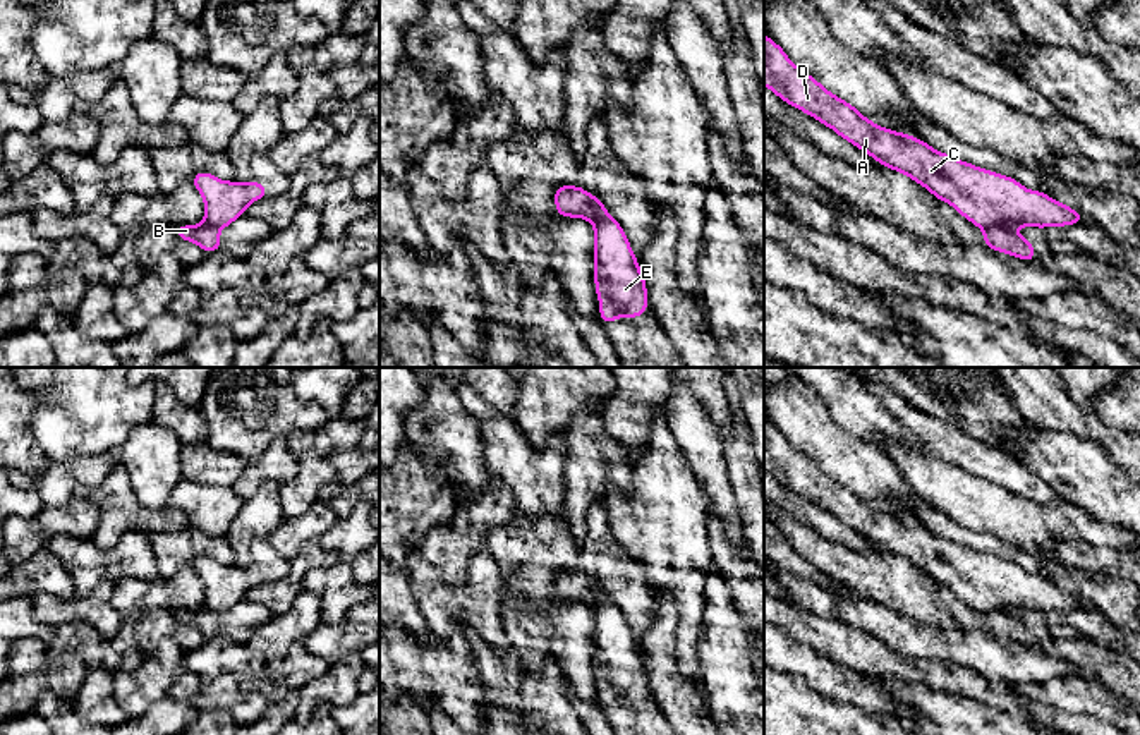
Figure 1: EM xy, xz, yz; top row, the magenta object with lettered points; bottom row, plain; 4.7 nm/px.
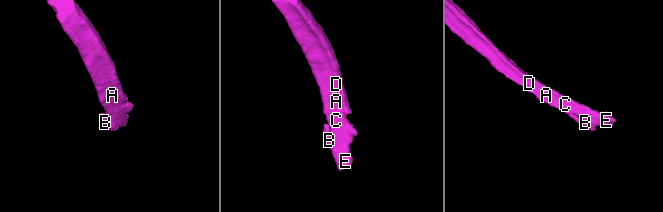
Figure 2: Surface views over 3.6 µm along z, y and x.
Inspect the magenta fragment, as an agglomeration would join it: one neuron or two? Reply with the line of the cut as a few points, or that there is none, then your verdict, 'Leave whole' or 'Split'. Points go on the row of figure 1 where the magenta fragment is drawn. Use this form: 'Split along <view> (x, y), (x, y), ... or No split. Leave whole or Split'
Split along xz (589, 194), (594, 210), (593, 225). Split

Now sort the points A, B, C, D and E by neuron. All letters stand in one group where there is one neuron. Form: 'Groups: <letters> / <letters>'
Groups: A C D E / B

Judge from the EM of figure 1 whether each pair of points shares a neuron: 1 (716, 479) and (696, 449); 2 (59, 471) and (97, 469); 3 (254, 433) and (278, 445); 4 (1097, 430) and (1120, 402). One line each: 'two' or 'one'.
1: one
2: one
3: two
4: two

